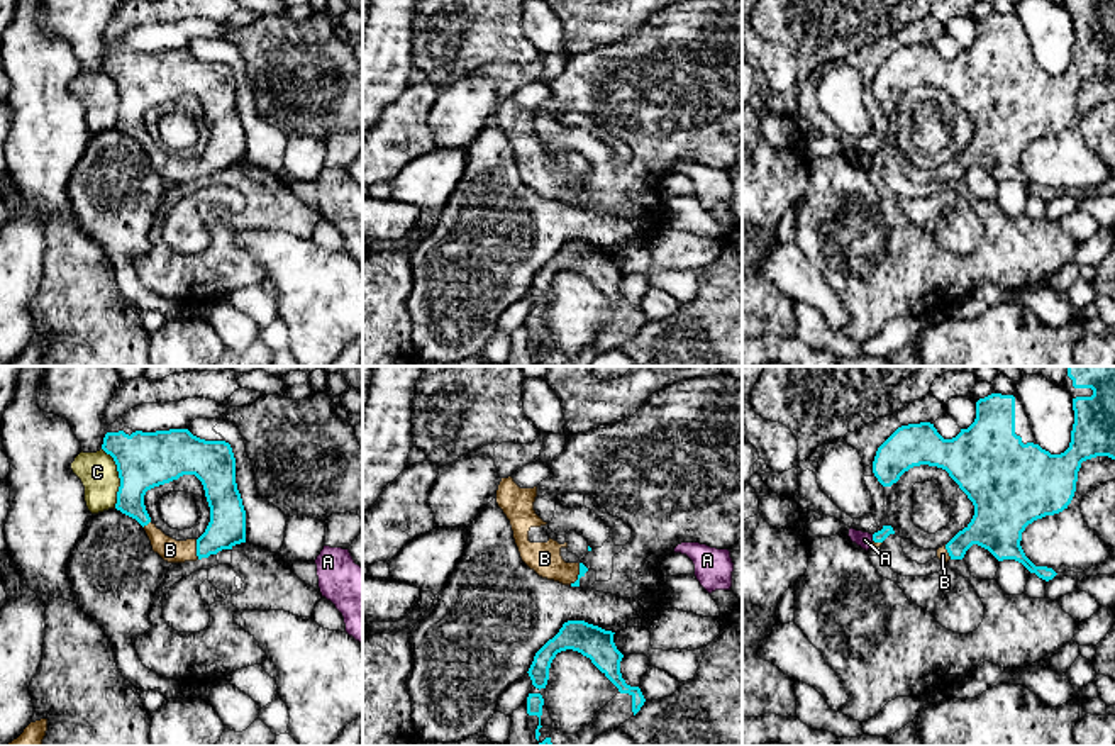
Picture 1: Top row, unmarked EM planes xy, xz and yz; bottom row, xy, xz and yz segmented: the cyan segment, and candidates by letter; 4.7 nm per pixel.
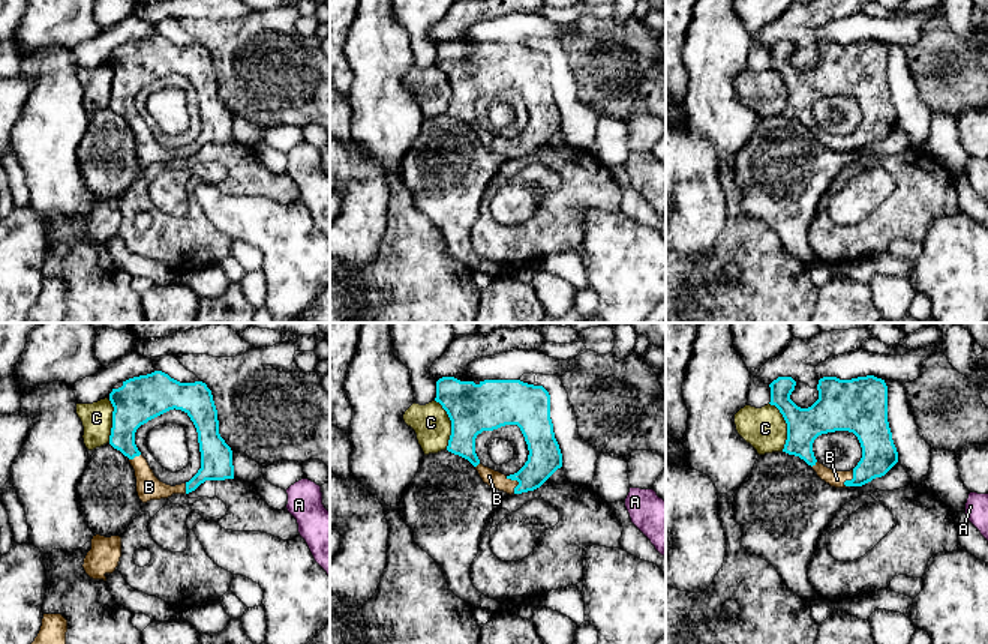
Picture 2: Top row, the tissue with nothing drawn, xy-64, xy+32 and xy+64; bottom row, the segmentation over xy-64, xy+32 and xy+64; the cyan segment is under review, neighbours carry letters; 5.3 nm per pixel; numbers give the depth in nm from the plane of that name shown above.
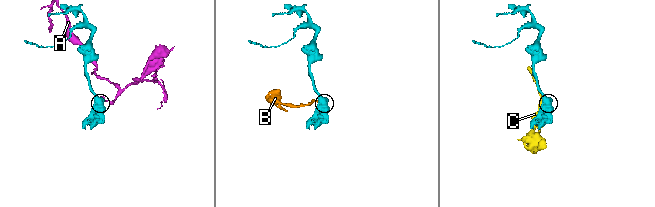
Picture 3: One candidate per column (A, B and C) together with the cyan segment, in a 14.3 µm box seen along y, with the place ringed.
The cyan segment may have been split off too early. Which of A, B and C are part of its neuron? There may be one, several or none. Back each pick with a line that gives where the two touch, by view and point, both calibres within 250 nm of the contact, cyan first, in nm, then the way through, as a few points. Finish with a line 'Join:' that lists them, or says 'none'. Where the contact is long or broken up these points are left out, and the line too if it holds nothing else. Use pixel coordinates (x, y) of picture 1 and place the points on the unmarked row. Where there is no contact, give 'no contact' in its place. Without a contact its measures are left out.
B: meets cyan in xy at (197, 170); 180 nm thick on the cyan side, 110 nm on the other
Join: B

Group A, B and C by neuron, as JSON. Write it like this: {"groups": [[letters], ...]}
{"groups": [["A"], ["B"], ["C"]]}

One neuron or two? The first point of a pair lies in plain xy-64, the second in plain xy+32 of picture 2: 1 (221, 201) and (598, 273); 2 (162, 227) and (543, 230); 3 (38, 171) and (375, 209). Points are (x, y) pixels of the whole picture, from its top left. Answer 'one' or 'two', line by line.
1: one
2: one
3: two

